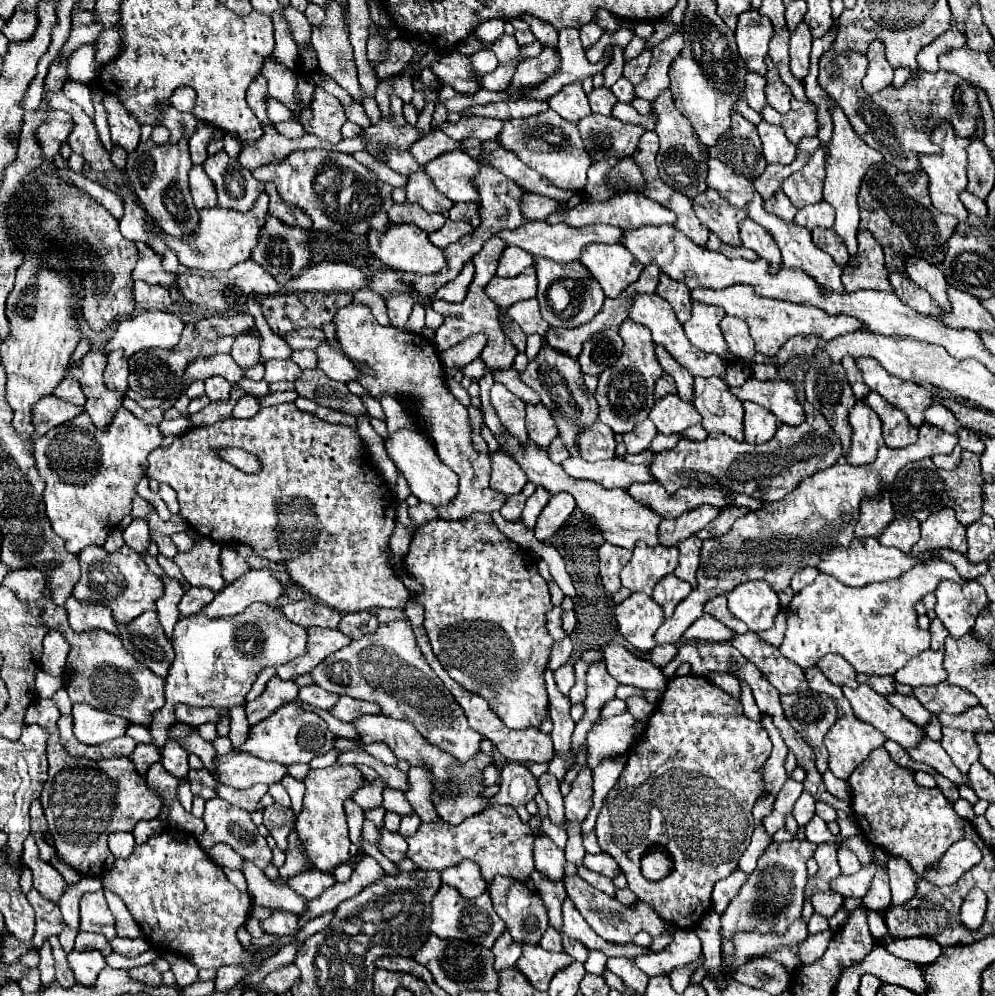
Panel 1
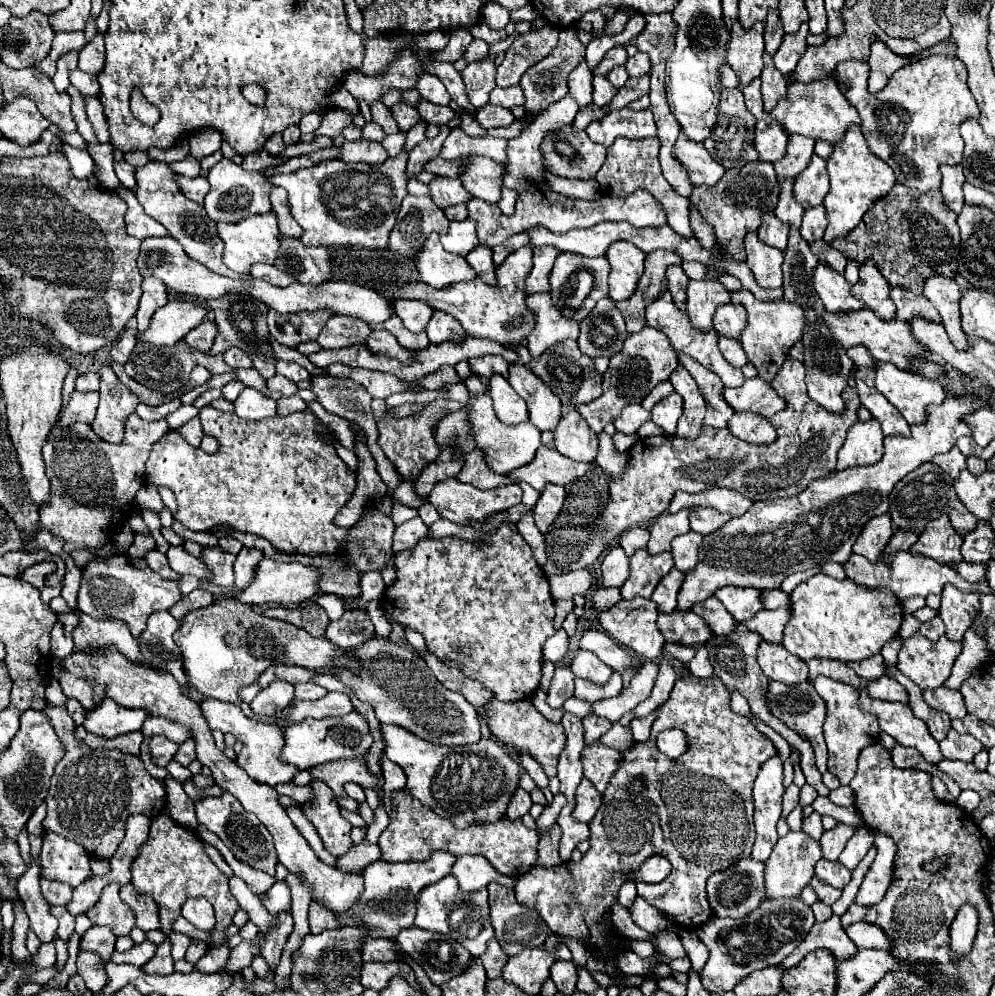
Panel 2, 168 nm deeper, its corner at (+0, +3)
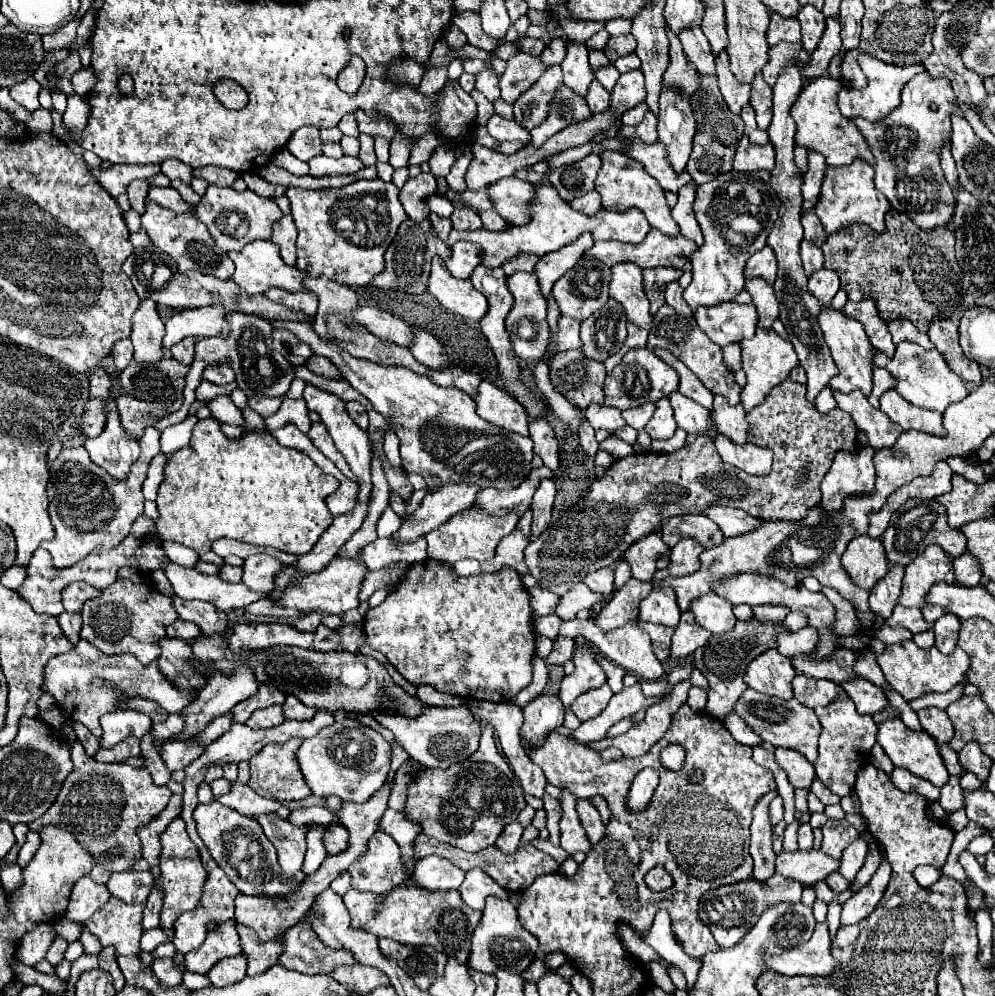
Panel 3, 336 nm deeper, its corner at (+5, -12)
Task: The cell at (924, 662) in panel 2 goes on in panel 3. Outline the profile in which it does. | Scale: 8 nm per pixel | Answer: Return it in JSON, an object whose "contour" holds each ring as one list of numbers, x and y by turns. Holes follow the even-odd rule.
{"contour":[[901,641,895,645,887,645,885,651,877,657,877,665,881,667,887,683,897,693,901,693,905,701,911,701,929,691,945,693,957,683,963,683,967,679,969,655,961,647,957,647,951,655,943,655,941,651,937,651,937,647,919,649,913,641]]}

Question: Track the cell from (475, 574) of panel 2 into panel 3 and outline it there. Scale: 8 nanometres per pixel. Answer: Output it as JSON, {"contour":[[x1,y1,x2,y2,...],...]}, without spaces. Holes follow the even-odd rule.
{"contour":[[425,559,421,563,413,563,403,579,403,583,387,595,387,599,379,607,371,607,365,613,363,619,363,633,365,633,365,643,371,645,373,649,381,651,391,665,411,683,411,685,431,685,441,693,451,693,459,695,465,699,477,699,477,701,511,701,523,687,531,683,531,659,535,655,535,631,533,631,533,617,531,617,531,607,529,607,529,593,519,581,519,573,511,567,505,567,497,573,491,575,477,575,477,577,457,577,445,563,435,563,433,559]]}

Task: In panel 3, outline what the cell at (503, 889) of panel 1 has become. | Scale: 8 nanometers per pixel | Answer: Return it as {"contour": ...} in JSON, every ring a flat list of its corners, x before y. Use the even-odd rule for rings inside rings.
{"contour":[[487,899,483,909,483,917,471,935,471,953,467,959,467,967,493,975,499,969,521,973,529,967,537,953,537,939,519,923,517,909,511,901,505,899]]}

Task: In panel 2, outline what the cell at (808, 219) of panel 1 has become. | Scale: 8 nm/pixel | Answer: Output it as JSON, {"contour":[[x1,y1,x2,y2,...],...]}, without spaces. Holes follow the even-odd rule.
{"contour":[[818,206,818,208,810,208,804,212,804,218,802,218,802,226,800,226,800,234,806,242,814,242,814,240,820,240,824,236,824,230,826,230,826,208,824,206]]}

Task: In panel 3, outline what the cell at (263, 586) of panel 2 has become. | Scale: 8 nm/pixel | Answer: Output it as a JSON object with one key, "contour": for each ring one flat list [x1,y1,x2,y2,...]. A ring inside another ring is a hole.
{"contour":[[333,559,321,573,313,575,297,575,293,567,289,565,281,575,275,579,275,589,283,591,281,599,277,601,283,607,293,607,303,613,321,611,321,613,333,613,343,615,349,609,359,607,359,591,363,587,363,581,367,577,367,565,355,559]]}

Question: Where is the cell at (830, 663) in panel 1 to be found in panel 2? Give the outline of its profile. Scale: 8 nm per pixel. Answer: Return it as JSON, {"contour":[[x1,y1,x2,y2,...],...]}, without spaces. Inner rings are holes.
{"contour":[[808,660,808,678,814,680,816,676,824,674,832,680,838,680,838,682,844,682,844,684,850,684,854,686,856,690,862,686,862,680,858,674,854,674,852,668,848,668,846,662,840,662,840,660]]}

